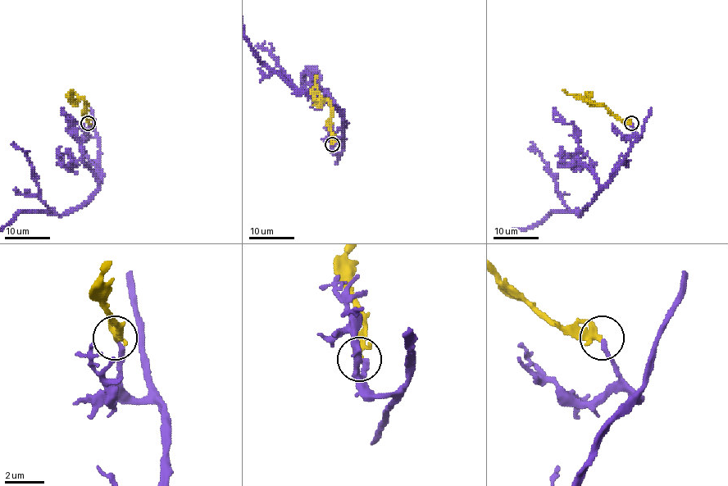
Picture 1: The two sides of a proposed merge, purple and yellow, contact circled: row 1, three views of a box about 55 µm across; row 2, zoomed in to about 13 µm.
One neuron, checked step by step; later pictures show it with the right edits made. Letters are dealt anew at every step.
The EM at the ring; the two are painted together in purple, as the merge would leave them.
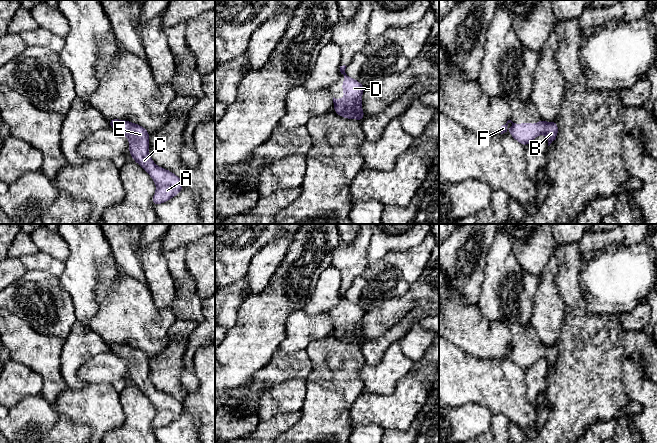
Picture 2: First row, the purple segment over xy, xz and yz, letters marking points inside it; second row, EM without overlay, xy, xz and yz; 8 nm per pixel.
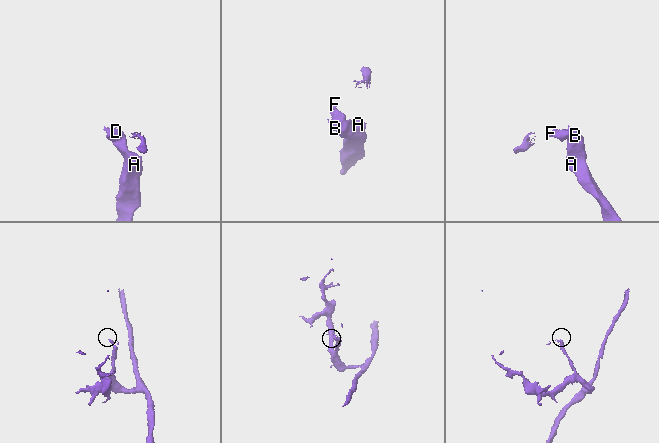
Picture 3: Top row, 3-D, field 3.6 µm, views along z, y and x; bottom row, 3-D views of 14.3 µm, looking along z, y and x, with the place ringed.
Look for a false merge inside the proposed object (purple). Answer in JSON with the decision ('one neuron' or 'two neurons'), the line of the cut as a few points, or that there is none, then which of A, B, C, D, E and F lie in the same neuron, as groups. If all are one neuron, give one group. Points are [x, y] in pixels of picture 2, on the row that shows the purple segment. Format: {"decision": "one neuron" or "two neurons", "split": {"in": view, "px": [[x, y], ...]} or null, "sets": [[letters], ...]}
{"decision": "one neuron", "split": null, "sets": [["A", "B", "C", "D", "E", "F"]]}

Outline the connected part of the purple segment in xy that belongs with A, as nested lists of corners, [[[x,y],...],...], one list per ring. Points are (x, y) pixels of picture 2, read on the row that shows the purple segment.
[[[119,119],[108,120],[110,127],[125,135],[129,140],[129,152],[133,160],[138,163],[153,179],[156,192],[152,198],[153,204],[164,203],[179,194],[183,188],[183,181],[171,171],[157,166],[149,154],[148,131],[133,122]]]

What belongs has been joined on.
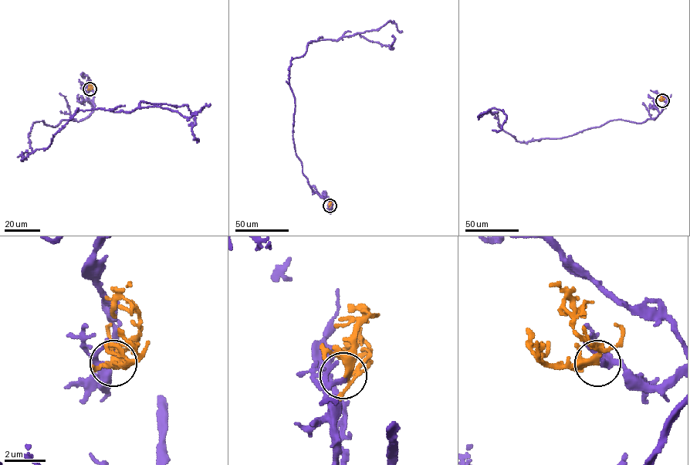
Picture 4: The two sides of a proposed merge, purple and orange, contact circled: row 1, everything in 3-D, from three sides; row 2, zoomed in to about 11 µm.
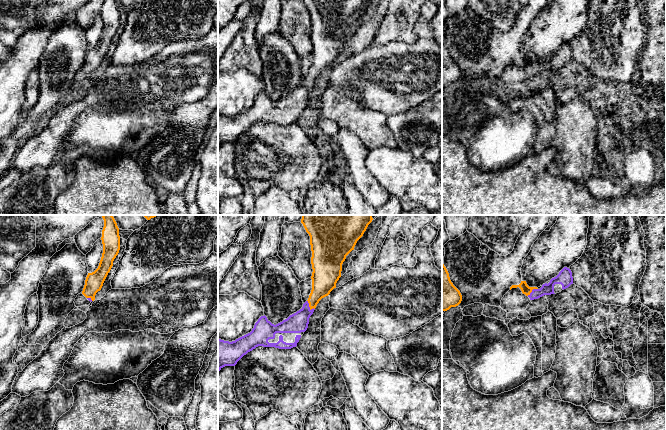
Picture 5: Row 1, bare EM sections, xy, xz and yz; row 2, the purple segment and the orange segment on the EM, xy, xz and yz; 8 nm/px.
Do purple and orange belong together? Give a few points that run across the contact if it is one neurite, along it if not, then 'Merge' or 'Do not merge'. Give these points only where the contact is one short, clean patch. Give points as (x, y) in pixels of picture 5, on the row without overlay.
Line: xz (298, 98), (308, 82), (321, 64), (324, 56). Merge

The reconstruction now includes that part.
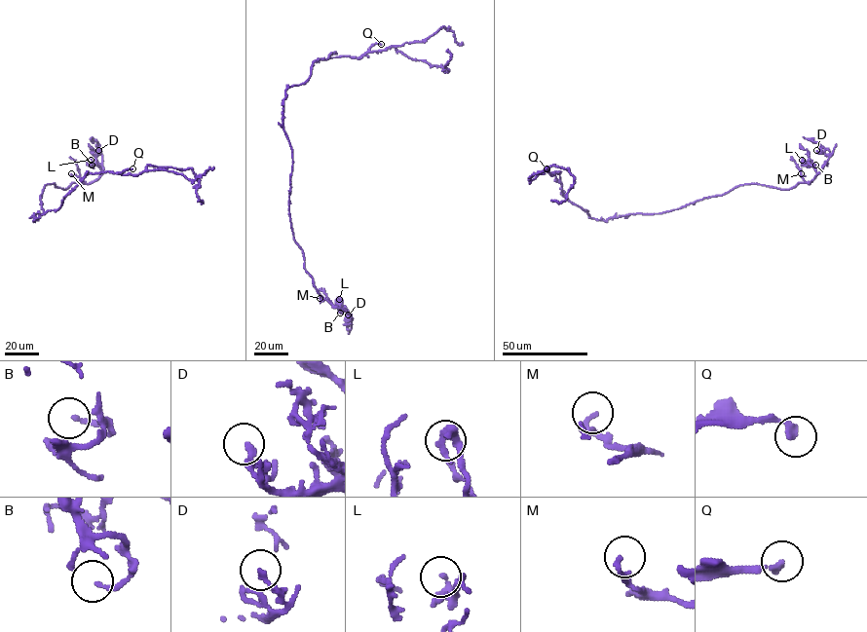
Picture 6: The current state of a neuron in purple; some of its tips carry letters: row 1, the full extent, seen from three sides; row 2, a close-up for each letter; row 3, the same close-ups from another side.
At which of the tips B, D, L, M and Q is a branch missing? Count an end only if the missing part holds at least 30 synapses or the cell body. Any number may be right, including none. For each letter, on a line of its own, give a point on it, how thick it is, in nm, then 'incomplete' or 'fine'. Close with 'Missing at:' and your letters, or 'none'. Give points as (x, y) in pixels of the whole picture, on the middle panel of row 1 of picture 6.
B: at (340, 313); 170 nm thick; fine
D: at (348, 315); 220 nm thick; fine
L: at (339, 299); 280 nm thick; fine
M: at (320, 298); 180 nm thick; fine
Q: at (381, 44); 260 nm thick; fine
Missing at: none

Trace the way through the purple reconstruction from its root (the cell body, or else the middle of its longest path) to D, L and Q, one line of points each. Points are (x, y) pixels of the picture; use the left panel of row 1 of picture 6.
D: (34, 214), (43, 213), (40, 196), (46, 185), (64, 189), (94, 181), (102, 170), (98, 150)
L: (34, 214), (43, 213), (40, 196), (46, 185), (64, 189), (94, 181), (101, 171), (91, 160)
Q: (34, 214), (34, 220), (49, 210), (56, 210), (63, 199), (88, 173), (122, 173), (132, 168)

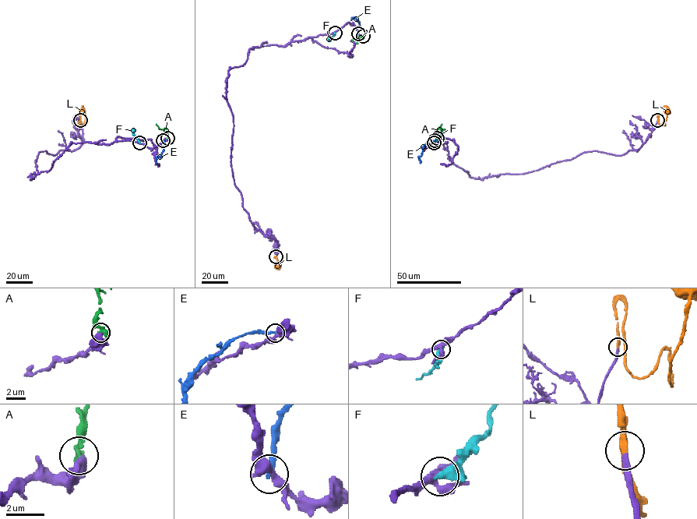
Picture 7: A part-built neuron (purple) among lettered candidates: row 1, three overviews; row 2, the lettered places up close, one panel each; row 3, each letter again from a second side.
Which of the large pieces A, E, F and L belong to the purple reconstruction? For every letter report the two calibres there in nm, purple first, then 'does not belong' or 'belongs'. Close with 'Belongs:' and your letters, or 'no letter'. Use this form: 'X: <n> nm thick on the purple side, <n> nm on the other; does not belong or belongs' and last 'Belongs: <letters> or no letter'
A: 550 nm thick on the purple side, 440 nm on the other; does not belong
E: 360 nm thick on the purple side, 280 nm on the other; does not belong
F: 380 nm thick on the purple side, 500 nm on the other; does not belong
L: 240 nm thick on the purple side, 280 nm on the other; belongs
Belongs: L

